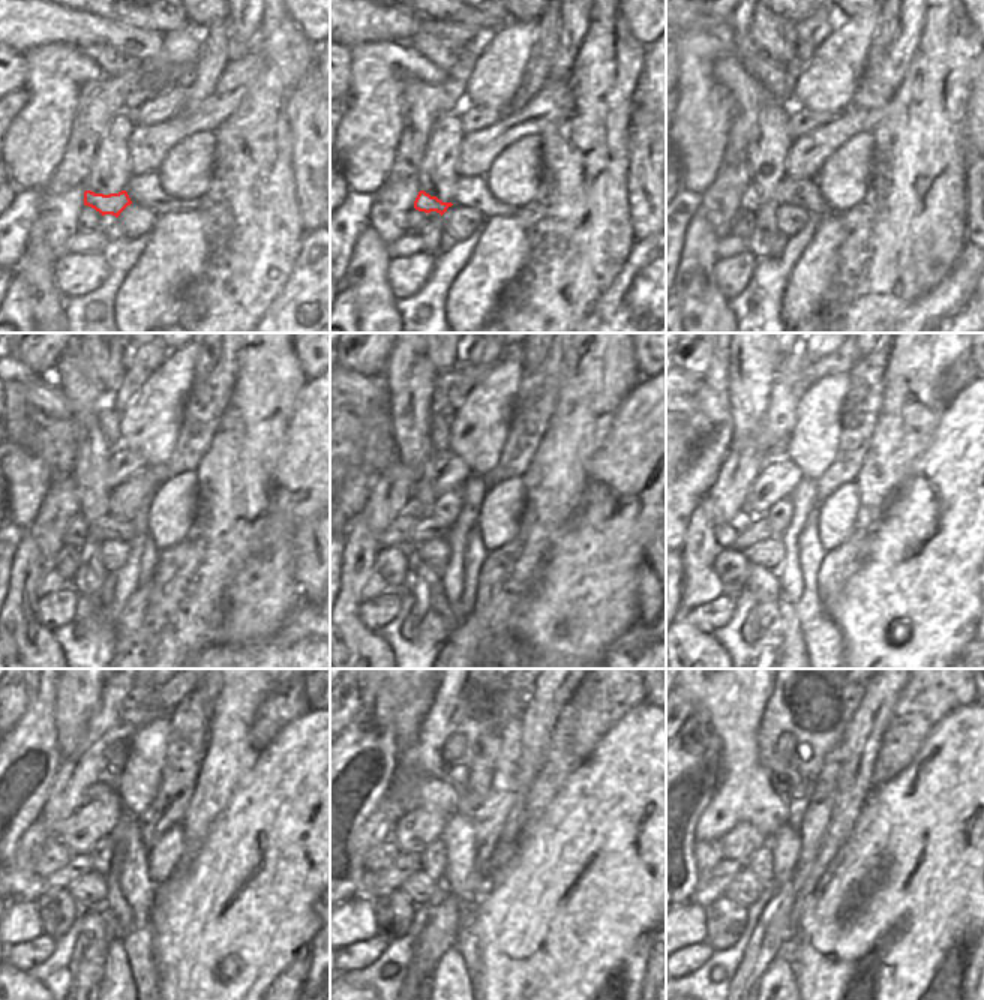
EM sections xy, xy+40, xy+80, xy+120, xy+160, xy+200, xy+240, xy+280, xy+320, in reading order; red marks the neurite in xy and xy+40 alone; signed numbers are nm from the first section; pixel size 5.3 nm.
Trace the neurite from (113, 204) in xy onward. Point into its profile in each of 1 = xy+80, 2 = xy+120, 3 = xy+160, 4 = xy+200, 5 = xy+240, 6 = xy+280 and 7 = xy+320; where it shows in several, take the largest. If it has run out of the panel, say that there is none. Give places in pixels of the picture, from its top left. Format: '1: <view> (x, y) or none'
1: xy+80 (752, 200)
2: xy+120 (75, 535)
3: xy+160 (398, 534)
4: xy+200 (725, 534)
5: xy+240 (53, 855)
6: xy+280 (380, 856)
7: xy+320 (707, 853)

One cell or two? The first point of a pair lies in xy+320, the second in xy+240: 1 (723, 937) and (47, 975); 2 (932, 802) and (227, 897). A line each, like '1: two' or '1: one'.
1: two
2: one

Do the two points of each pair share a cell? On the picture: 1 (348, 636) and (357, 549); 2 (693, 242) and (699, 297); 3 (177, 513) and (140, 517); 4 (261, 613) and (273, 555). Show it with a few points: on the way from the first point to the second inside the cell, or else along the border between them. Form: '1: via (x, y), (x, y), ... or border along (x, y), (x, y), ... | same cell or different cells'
1: via (348, 615), (354, 570) | same cell
2: via (696, 255), (696, 284) | same cell
3: border along (150, 498), (147, 534) | different cells
4: via (261, 598), (267, 570) | same cell

